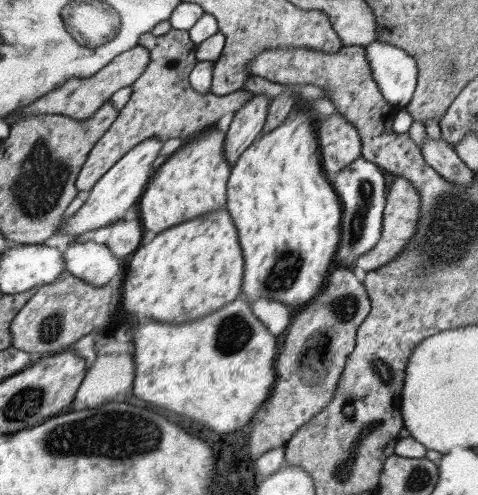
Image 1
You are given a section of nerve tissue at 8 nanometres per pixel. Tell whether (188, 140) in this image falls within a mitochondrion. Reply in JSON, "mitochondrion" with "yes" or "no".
{"mitochondrion":"no"}

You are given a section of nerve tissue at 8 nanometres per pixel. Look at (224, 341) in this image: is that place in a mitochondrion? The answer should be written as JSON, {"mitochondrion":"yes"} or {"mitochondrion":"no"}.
{"mitochondrion":"yes"}

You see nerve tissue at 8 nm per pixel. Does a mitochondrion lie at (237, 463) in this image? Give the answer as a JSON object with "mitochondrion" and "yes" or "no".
{"mitochondrion":"no"}

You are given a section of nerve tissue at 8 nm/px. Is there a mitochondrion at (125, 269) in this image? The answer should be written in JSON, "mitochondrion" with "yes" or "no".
{"mitochondrion":"no"}

